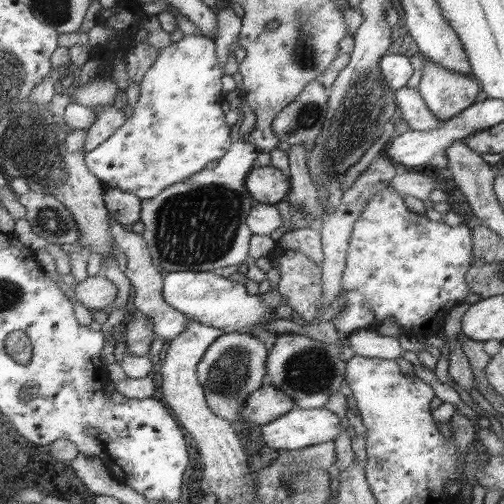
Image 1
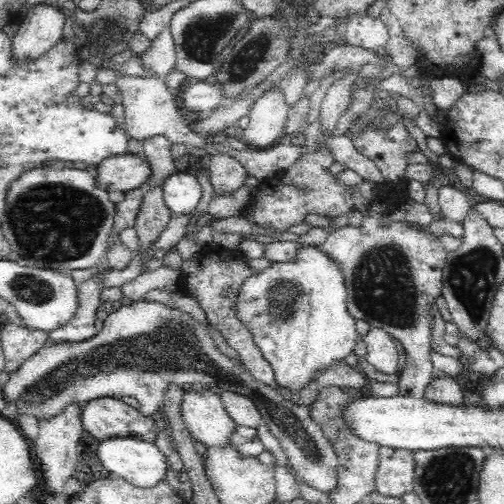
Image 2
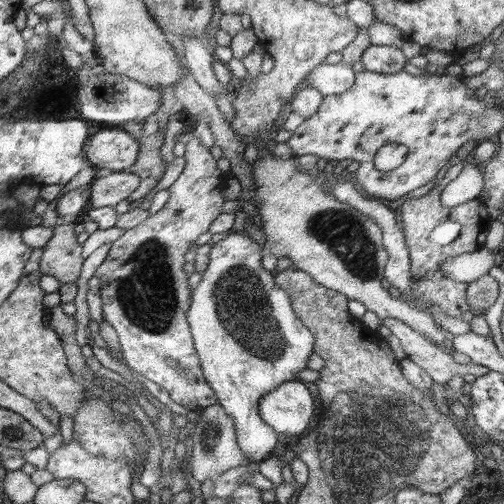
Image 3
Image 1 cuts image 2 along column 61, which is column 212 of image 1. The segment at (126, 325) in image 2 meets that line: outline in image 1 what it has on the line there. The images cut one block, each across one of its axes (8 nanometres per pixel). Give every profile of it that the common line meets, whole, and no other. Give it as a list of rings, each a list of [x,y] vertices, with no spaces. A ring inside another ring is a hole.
[[[233,332],[221,336],[221,340],[209,348],[205,360],[199,364],[199,380],[207,390],[209,406],[217,416],[229,420],[241,438],[247,438],[247,434],[251,434],[249,428],[253,426],[249,420],[245,420],[245,406],[249,404],[249,398],[267,384],[269,358],[271,350],[259,336]]]

